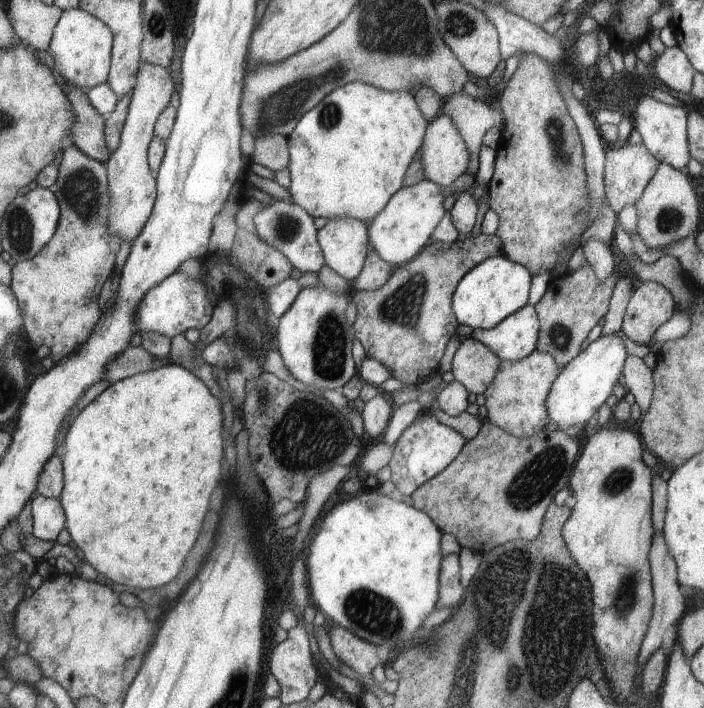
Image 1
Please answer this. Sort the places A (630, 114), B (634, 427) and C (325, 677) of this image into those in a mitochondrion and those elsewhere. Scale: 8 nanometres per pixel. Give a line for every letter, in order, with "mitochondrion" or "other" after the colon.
A: other
B: other
C: other

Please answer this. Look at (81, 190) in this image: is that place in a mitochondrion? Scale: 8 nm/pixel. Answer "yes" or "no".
yes

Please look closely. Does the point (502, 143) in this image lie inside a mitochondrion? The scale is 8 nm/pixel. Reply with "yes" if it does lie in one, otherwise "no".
no

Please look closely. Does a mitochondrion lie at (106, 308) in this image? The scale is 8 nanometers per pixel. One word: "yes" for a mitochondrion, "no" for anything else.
no

